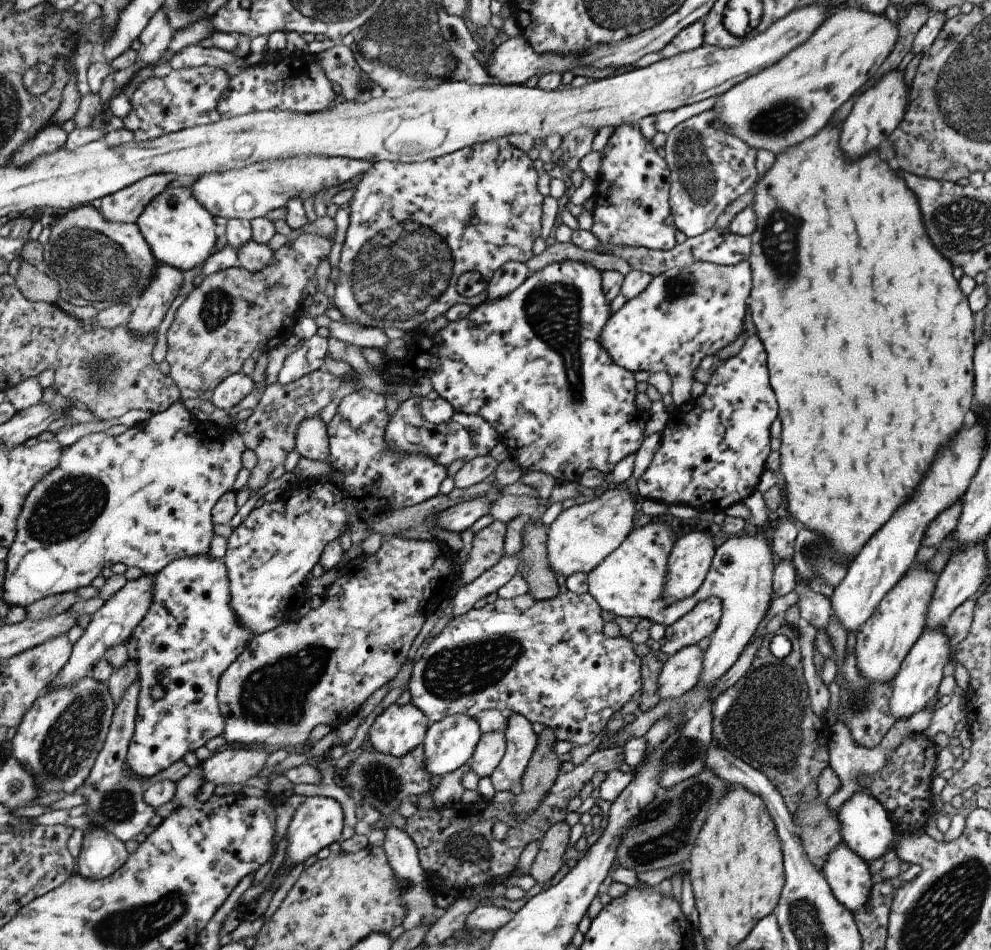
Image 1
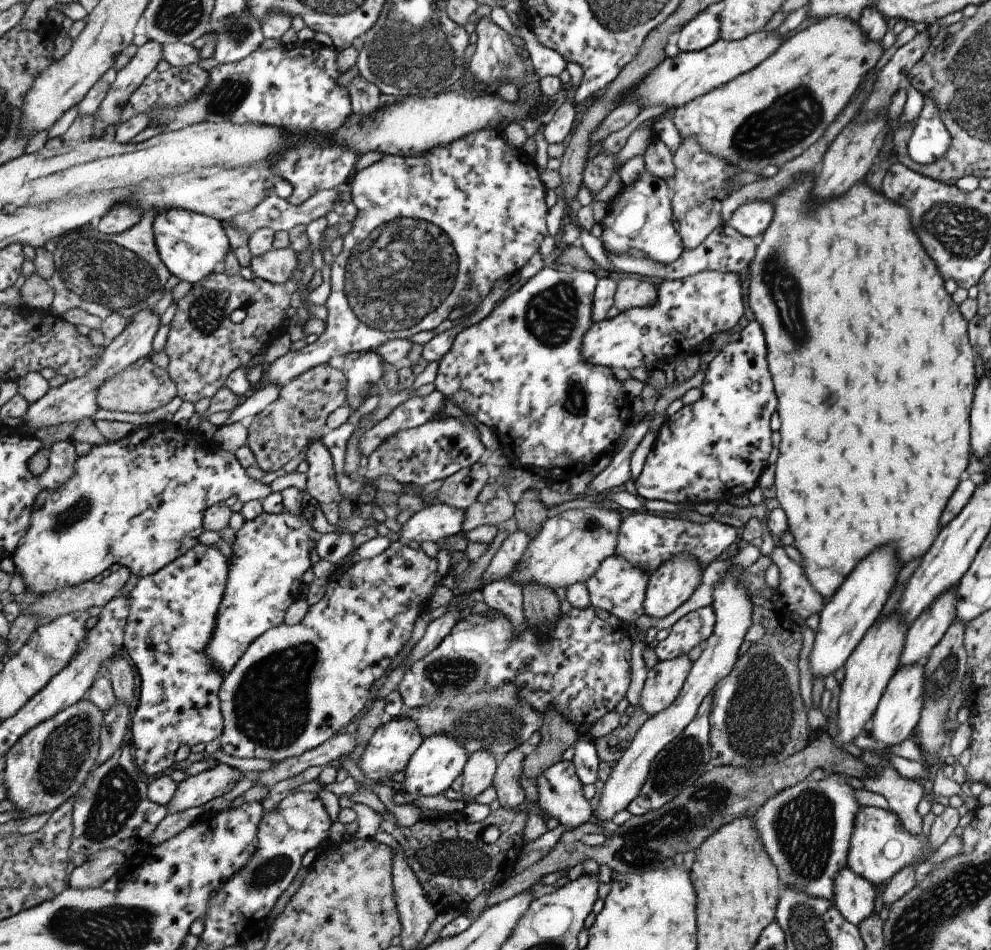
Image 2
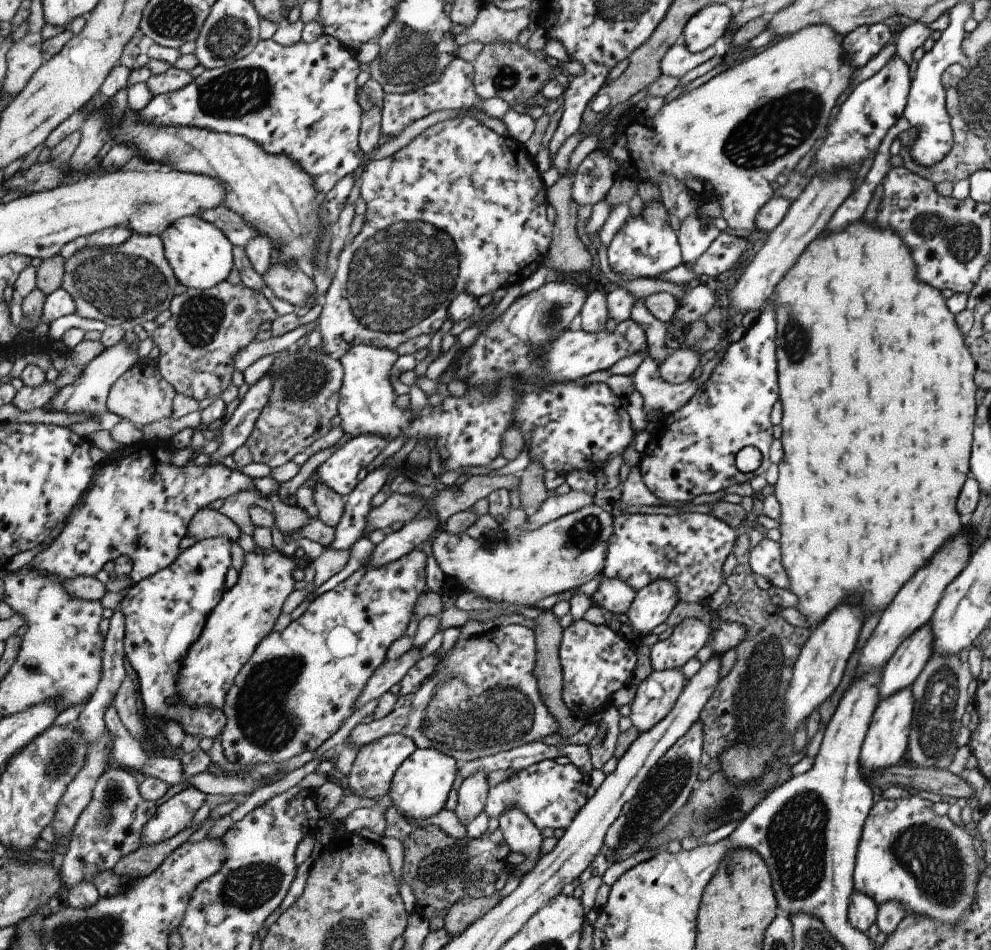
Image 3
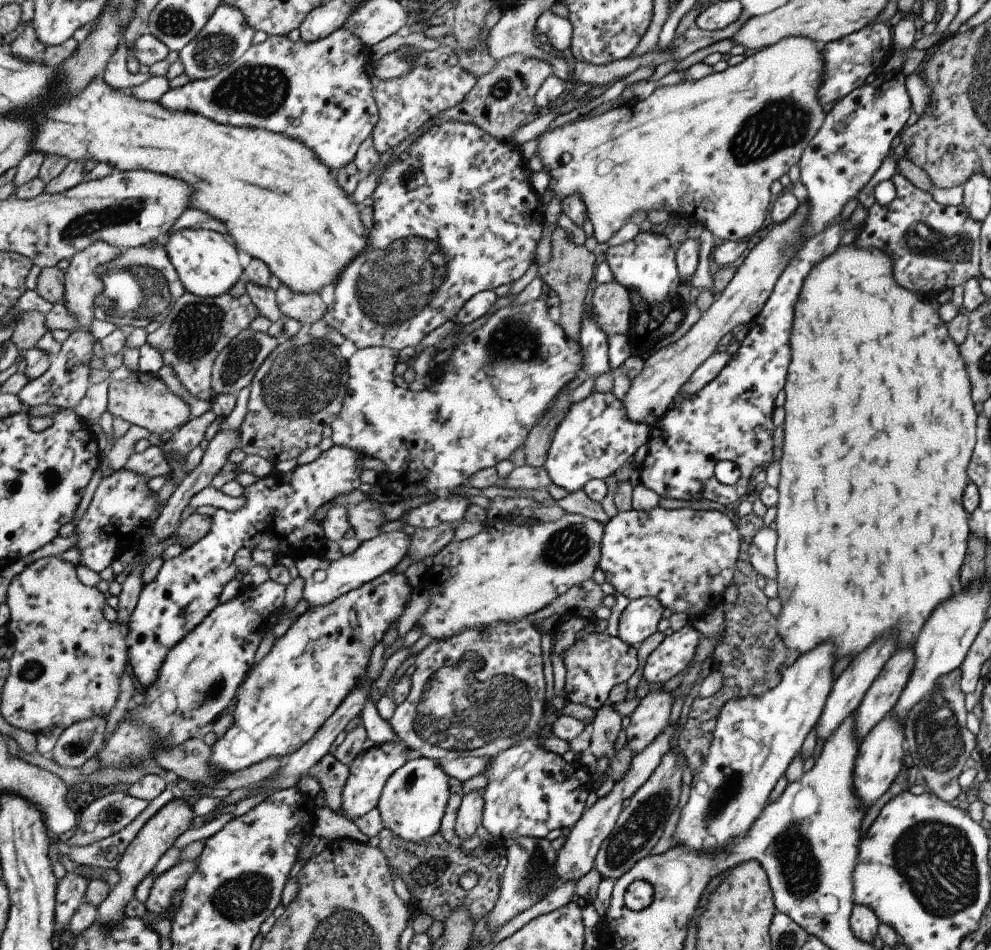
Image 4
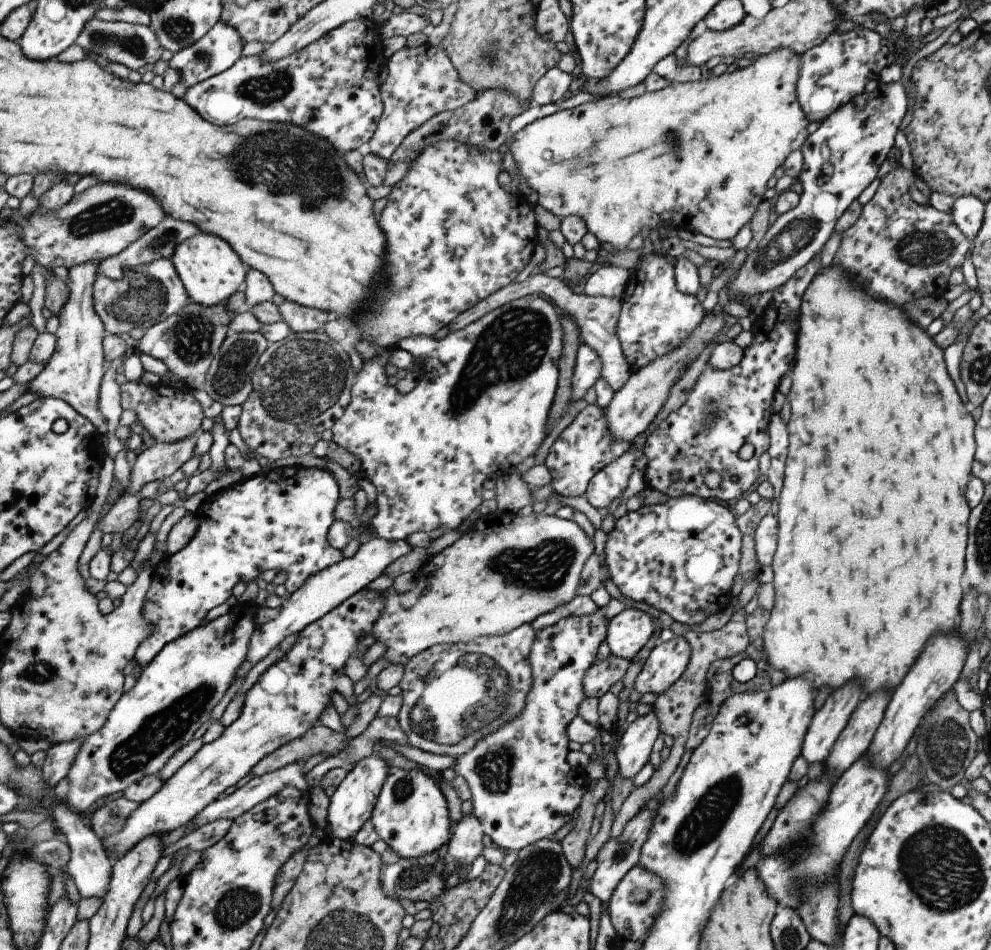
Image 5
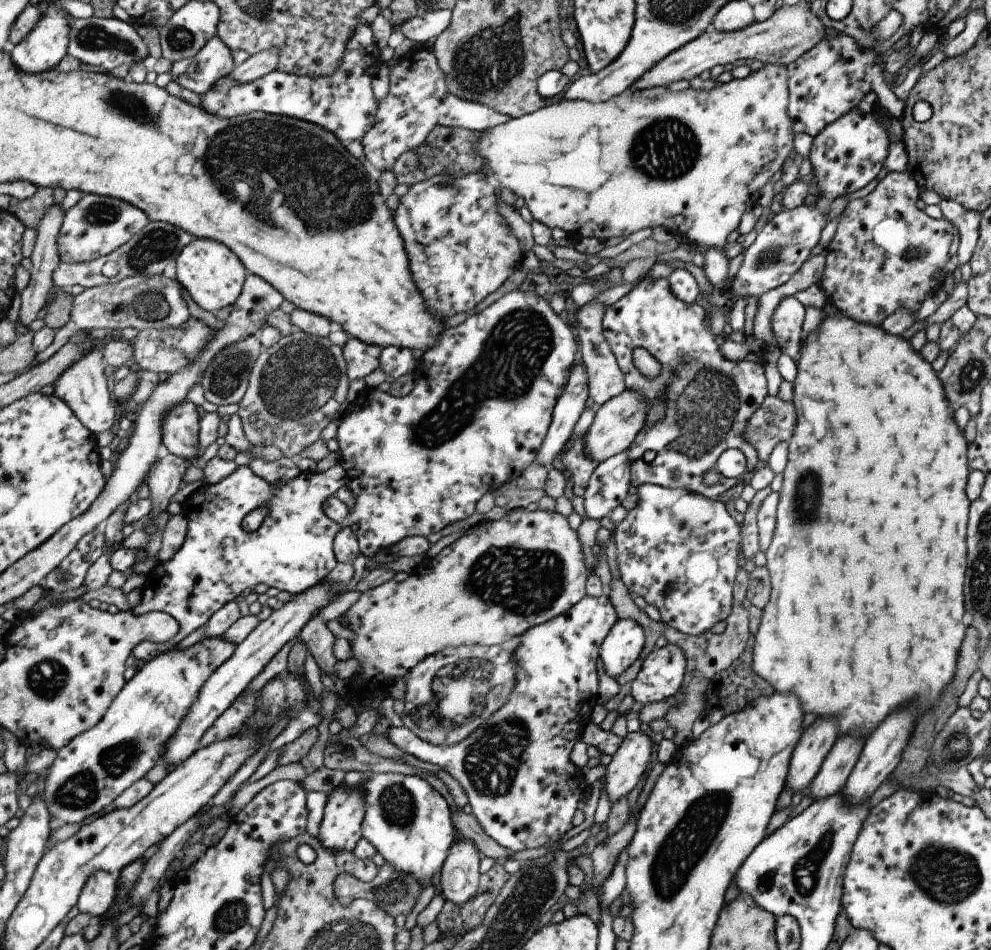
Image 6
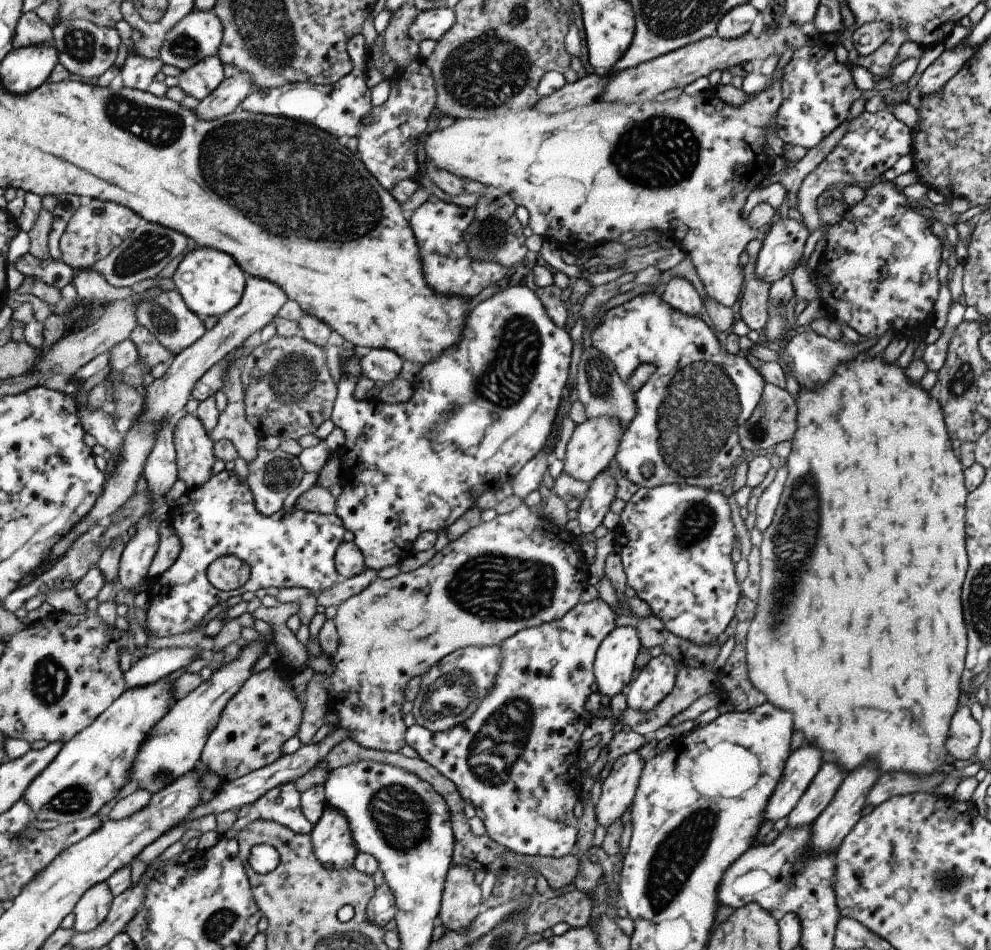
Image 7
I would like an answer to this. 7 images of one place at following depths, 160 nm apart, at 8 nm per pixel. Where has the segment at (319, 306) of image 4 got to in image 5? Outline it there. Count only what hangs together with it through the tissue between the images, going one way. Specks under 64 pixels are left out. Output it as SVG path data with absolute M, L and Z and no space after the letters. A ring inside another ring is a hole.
M284 299L280 304L282 318L296 333L312 332L322 330L329 322L327 311L319 310L297 304L296 302Z

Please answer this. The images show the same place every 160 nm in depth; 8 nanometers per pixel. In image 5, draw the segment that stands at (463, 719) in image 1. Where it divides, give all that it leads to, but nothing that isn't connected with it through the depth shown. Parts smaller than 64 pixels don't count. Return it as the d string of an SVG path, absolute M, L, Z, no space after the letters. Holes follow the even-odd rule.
M399 769L390 774L379 795L371 820L381 840L404 859L419 859L441 851L452 837L448 803L435 776L421 769Z

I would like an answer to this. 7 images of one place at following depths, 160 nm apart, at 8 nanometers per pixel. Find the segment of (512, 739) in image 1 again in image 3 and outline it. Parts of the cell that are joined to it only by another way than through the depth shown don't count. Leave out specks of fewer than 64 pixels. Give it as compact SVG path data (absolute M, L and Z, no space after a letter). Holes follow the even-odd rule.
M511 807L509 811L503 811L497 818L498 830L511 852L525 854L525 859L520 863L534 862L539 855L541 834L538 828L529 820L527 815L519 807Z

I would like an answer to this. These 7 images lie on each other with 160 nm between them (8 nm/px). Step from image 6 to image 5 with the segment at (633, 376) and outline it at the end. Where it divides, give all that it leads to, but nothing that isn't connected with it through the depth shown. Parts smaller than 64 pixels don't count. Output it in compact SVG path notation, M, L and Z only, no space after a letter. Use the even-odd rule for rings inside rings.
M648 252L629 269L625 288L620 299L620 313L615 334L631 371L644 367L654 358L666 355L694 331L705 312L694 295L677 290L674 279L674 263L666 254ZM820 252L807 264L804 264L793 276L790 276L781 286L774 288L770 293L771 300L766 309L759 315L750 327L753 334L751 344L740 351L741 360L728 369L712 369L705 366L698 380L693 386L687 401L675 412L663 419L646 438L641 449L647 458L644 470L644 482L647 487L658 490L668 497L680 497L681 495L693 495L702 499L721 500L729 502L739 498L747 488L753 486L753 482L760 475L757 467L759 456L765 453L769 444L769 417L772 415L771 403L775 388L783 375L786 375L795 362L795 339L797 330L798 308L804 290L809 286L811 279L820 270ZM752 444L754 453L749 460L740 460L737 450L742 445ZM715 471L721 476L716 488L708 488L703 483L706 472ZM675 472L678 478L671 482L671 474Z

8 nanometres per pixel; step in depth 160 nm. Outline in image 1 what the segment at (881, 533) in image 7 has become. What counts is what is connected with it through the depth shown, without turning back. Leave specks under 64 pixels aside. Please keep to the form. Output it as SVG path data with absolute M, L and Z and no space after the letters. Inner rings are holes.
M827 124L825 128L821 128L815 136L803 140L801 144L797 144L795 148L789 148L787 152L783 154L777 154L774 156L774 162L771 167L766 170L762 176L754 182L752 186L753 200L752 211L756 218L756 225L754 231L749 234L750 238L750 253L747 260L750 264L751 271L751 290L749 298L749 314L751 314L751 320L756 330L756 335L761 341L762 347L766 354L766 365L768 368L768 379L774 392L776 403L778 406L778 419L780 420L780 447L778 453L780 456L780 472L783 474L785 480L785 490L787 492L787 510L791 515L791 518L795 518L807 527L809 530L817 531L820 535L825 534L827 536L828 543L832 548L832 551L836 554L835 561L846 561L847 559L853 560L857 551L867 542L867 538L877 530L881 528L881 524L885 524L891 514L895 512L895 508L915 490L915 486L919 484L921 476L925 474L929 462L933 460L935 452L961 428L963 424L963 418L965 418L965 412L967 408L971 408L971 398L973 398L973 364L971 364L971 354L973 354L973 318L972 312L969 312L967 308L966 296L959 290L957 286L958 282L951 276L952 264L944 257L940 252L935 252L935 248L931 246L927 234L925 234L925 228L921 224L921 212L919 212L919 206L917 206L917 198L913 196L913 192L909 192L909 188L905 186L905 182L901 178L895 176L895 172L889 170L887 161L881 160L877 156L877 150L871 150L869 154L853 160L853 162L845 162L845 156L843 152L837 148L837 134L839 134L839 126L833 126L833 124ZM791 206L795 206L795 222L797 226L791 230Z

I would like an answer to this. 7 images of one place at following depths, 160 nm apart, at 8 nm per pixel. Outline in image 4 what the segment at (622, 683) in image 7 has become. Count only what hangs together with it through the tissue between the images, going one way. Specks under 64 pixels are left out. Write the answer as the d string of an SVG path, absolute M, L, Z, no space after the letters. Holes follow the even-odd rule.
M641 597L628 602L618 619L619 640L627 646L637 646L657 630L664 606L653 597Z

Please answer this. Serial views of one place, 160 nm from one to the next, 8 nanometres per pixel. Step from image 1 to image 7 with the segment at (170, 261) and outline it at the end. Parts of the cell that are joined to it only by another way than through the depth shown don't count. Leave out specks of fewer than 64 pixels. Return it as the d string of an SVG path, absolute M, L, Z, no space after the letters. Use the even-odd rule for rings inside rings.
M199 246L184 256L172 279L175 290L181 293L192 311L217 318L226 315L242 302L248 281L245 270L234 256L214 248Z

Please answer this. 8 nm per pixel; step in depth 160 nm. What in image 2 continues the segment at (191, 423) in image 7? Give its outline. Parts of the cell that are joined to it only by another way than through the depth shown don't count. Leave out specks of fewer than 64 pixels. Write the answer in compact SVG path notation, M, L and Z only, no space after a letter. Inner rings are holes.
M151 355L143 356L137 363L127 367L125 371L103 383L98 390L98 403L101 408L117 410L121 412L149 412L162 405L169 404L178 396L178 388L175 381L168 373L168 369L162 369L153 360Z

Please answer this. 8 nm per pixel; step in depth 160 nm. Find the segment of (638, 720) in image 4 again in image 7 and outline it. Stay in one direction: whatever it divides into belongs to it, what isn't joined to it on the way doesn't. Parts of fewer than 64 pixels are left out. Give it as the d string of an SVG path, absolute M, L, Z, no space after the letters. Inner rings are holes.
M637 751L613 761L608 776L600 784L598 802L594 804L597 824L607 828L631 804L644 761Z

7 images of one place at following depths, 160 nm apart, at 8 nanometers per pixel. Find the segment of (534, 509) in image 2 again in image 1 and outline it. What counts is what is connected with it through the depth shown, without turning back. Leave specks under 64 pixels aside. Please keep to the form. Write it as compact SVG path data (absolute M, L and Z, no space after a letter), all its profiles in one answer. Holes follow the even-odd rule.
M539 518L534 524L527 519L522 532L522 547L518 552L518 558L521 566L520 574L523 580L528 584L528 592L532 599L536 601L550 599L559 592L559 585L555 581L556 574L549 568L546 555L546 529Z

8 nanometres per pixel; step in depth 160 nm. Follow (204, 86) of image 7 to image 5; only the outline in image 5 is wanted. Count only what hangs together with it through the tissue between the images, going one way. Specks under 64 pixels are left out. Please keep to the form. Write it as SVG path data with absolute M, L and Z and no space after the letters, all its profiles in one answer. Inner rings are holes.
M221 19L197 43L174 54L169 60L169 66L180 72L181 82L188 89L231 68L243 56L245 45L241 33L232 24Z

